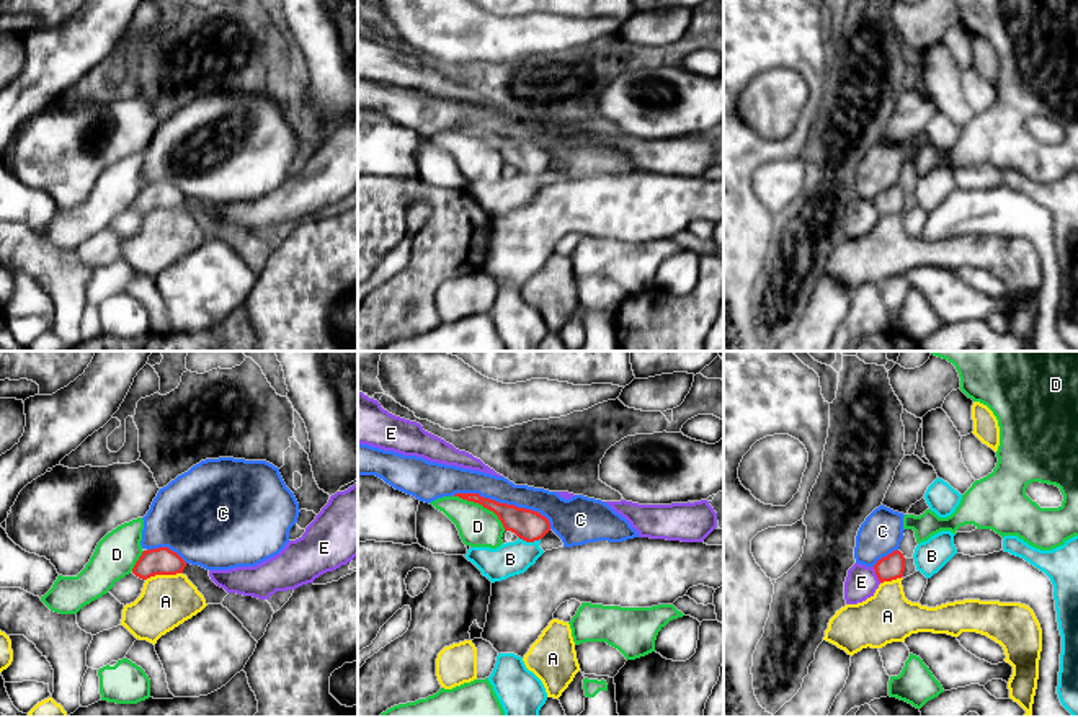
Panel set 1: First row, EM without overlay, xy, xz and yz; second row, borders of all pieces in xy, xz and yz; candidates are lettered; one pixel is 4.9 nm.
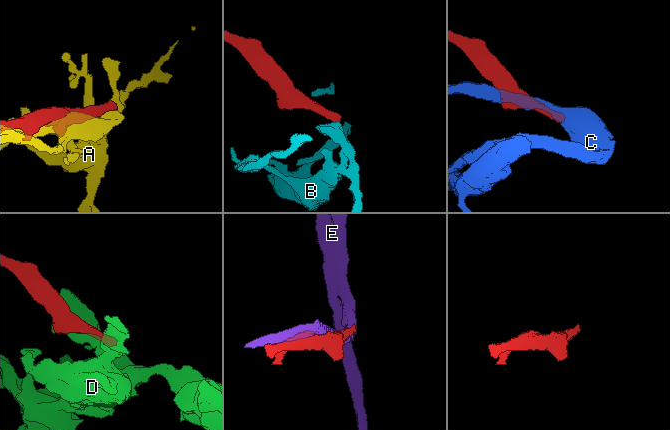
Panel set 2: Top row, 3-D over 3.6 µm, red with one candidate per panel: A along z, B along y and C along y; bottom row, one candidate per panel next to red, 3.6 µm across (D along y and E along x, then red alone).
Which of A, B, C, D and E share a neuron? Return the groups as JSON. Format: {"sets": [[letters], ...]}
{"sets": [["A"], ["B"], ["C", "E"], ["D"]]}

